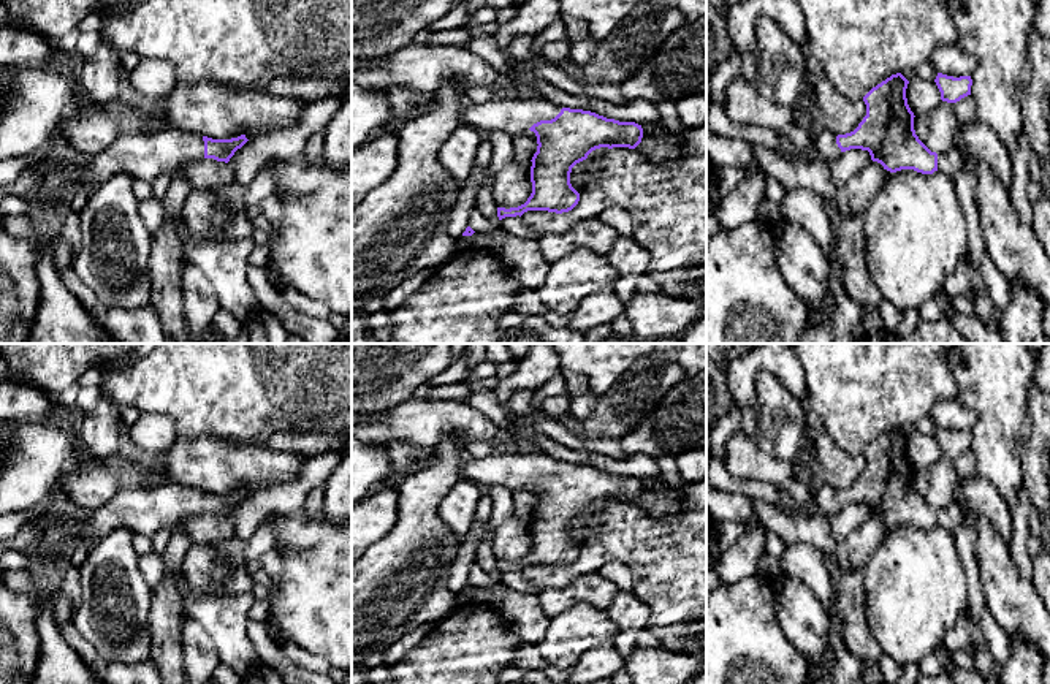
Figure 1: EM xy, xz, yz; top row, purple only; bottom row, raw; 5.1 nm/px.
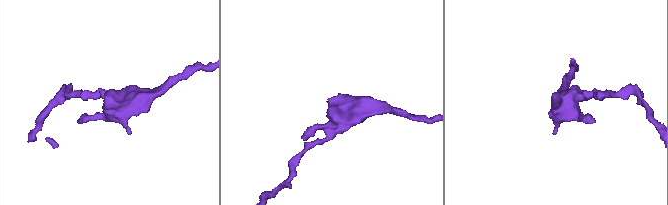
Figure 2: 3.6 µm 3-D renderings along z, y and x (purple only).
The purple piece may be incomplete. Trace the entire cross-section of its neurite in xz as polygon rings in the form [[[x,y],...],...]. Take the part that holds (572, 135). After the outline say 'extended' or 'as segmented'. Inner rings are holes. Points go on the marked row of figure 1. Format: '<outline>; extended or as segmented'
[[[493,98],[483,104],[467,101],[462,109],[462,122],[491,133],[518,135],[531,130],[537,136],[537,152],[532,157],[531,182],[532,193],[527,201],[518,207],[497,207],[499,220],[505,217],[523,215],[527,211],[569,212],[578,201],[580,193],[570,184],[572,168],[586,160],[588,155],[600,147],[629,147],[635,149],[643,138],[641,125],[635,122],[619,122],[607,119],[591,111],[561,108],[543,98]]]; extended

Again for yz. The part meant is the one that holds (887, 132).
[[[896,73],[873,87],[863,97],[866,116],[854,131],[846,135],[825,128],[814,131],[817,157],[831,163],[846,150],[862,149],[890,173],[914,169],[933,174],[938,171],[938,154],[915,135],[915,116],[906,98],[907,84],[909,81]]]; extended

